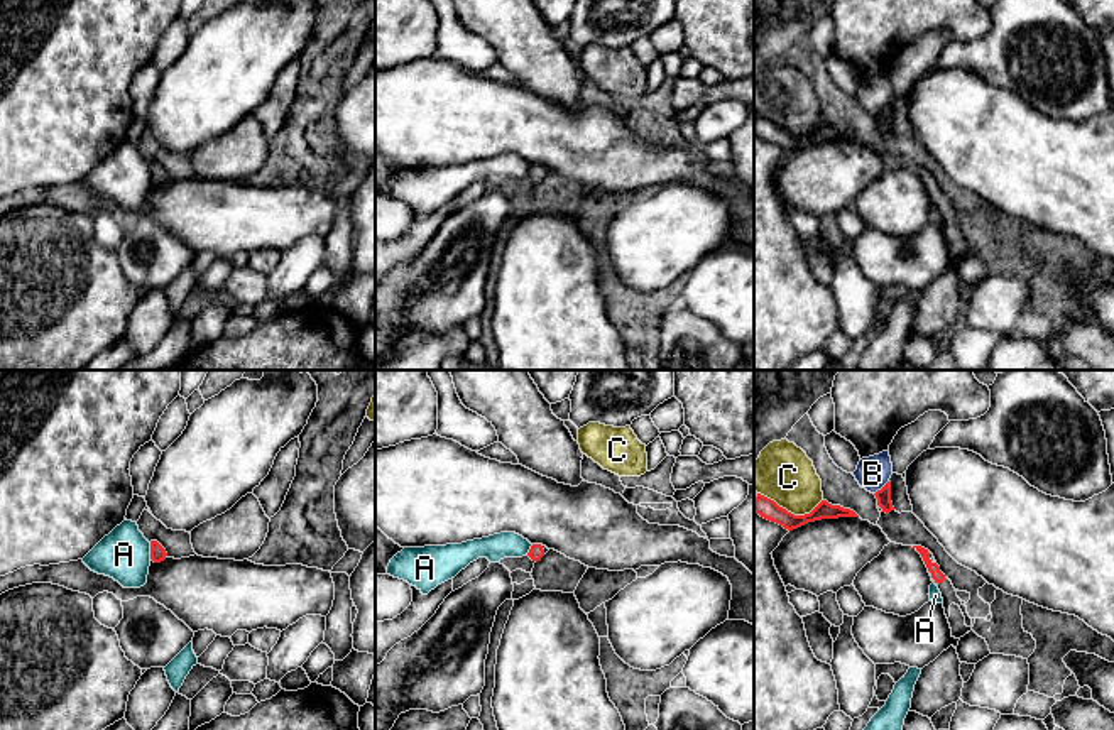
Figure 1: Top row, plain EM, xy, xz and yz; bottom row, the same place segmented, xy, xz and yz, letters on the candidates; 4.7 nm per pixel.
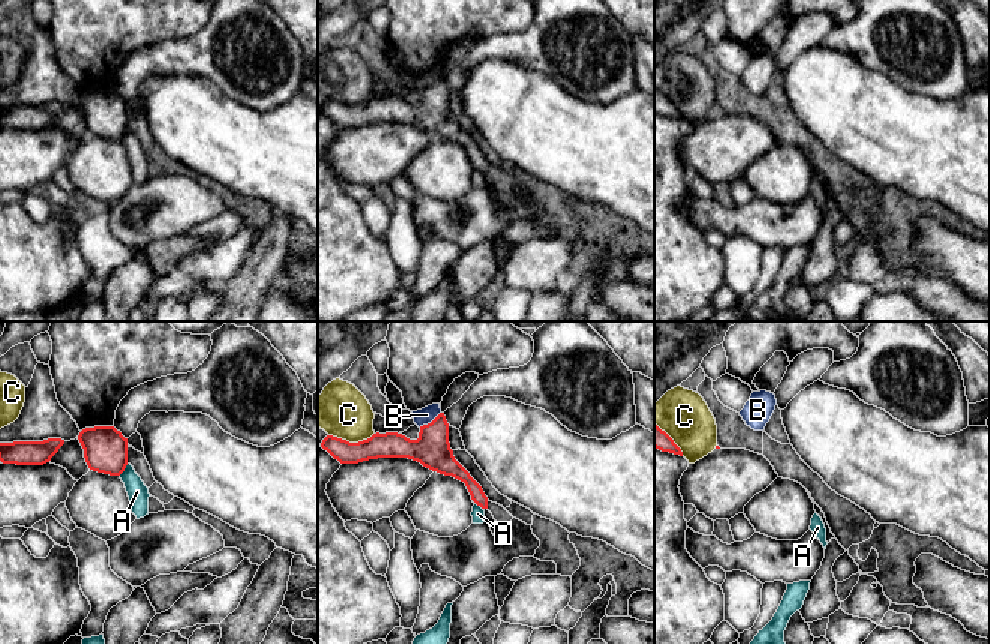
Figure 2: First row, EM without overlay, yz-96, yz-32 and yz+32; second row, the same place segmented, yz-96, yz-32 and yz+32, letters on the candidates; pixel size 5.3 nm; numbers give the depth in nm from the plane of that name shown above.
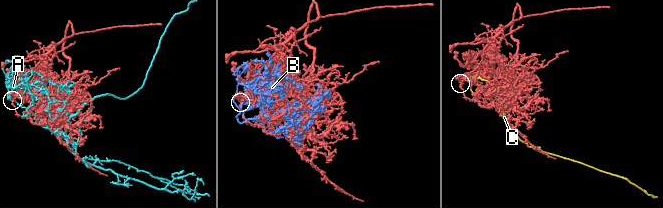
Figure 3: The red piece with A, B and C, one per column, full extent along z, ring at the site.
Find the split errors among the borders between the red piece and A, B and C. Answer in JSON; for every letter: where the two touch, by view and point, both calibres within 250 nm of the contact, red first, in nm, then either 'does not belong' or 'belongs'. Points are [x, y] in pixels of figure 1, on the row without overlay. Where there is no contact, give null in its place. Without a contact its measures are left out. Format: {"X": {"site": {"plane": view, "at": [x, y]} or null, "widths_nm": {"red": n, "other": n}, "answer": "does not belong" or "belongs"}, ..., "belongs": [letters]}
{"A": {"site": {"plane": "xy", "at": [151, 173]}, "widths_nm": {"red": 80, "other": 240}, "answer": "does not belong"}, "B": {"site": {"plane": "yz", "at": [883, 108]}, "widths_nm": {"red": 70, "other": 160}, "answer": "does not belong"}, "C": {"site": {"plane": "yz", "at": [790, 134]}, "widths_nm": {"red": 90, "other": 280}, "answer": "does not belong"}, "belongs": []}

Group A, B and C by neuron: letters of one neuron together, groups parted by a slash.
A / B / C

